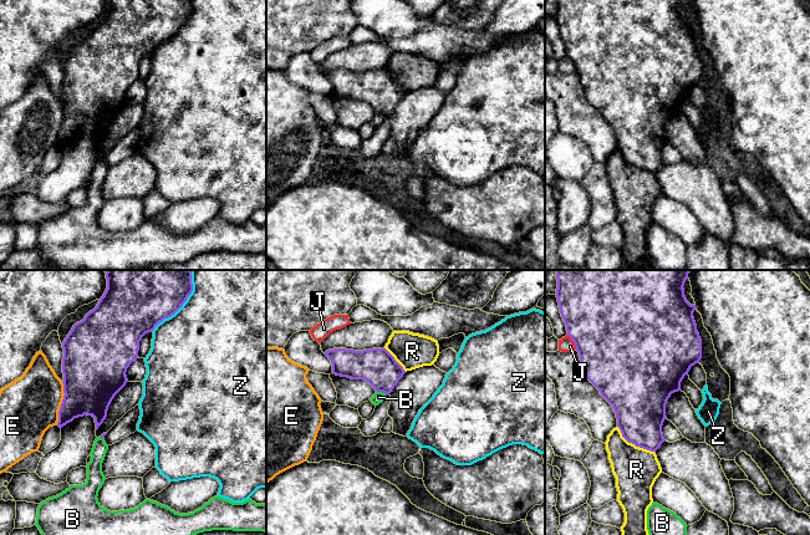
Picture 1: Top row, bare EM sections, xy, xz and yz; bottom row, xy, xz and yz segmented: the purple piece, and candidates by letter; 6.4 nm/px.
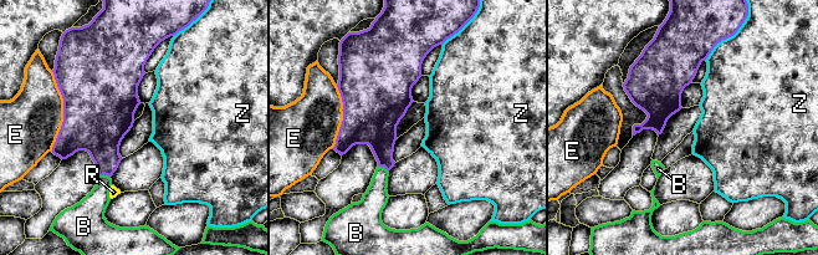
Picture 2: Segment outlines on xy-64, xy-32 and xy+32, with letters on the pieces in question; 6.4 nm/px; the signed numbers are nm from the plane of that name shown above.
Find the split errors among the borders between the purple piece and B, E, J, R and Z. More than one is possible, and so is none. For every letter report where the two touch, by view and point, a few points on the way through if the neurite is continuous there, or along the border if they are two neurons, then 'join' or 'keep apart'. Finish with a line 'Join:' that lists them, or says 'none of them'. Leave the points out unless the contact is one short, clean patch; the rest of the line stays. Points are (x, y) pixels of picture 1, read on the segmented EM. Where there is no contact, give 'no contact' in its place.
B: contact xz (381, 391); border xz (376, 390), (386, 395); keep apart
E: contact xy (61, 403); keep apart
J: contact yz (572, 340); keep apart
R: contact yz (633, 443); keep apart
Z: contact xy (184, 301); keep apart
Join: none of them

